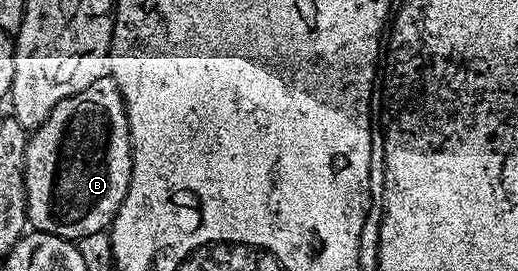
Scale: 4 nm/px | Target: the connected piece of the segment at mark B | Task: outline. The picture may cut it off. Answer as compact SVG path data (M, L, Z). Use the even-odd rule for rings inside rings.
M98 78L84 92L52 108L48 120L30 134L24 152L26 221L39 234L77 240L106 230L132 180L132 144L126 105L116 80Z

